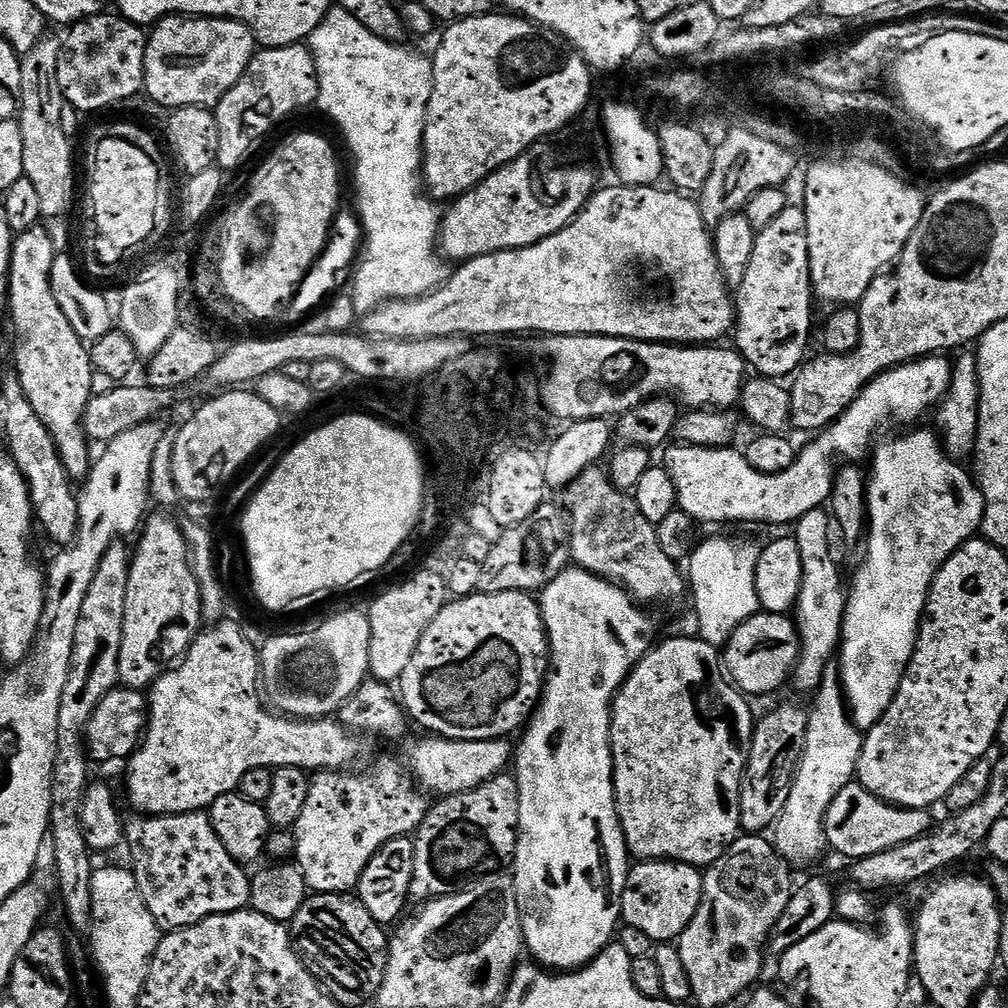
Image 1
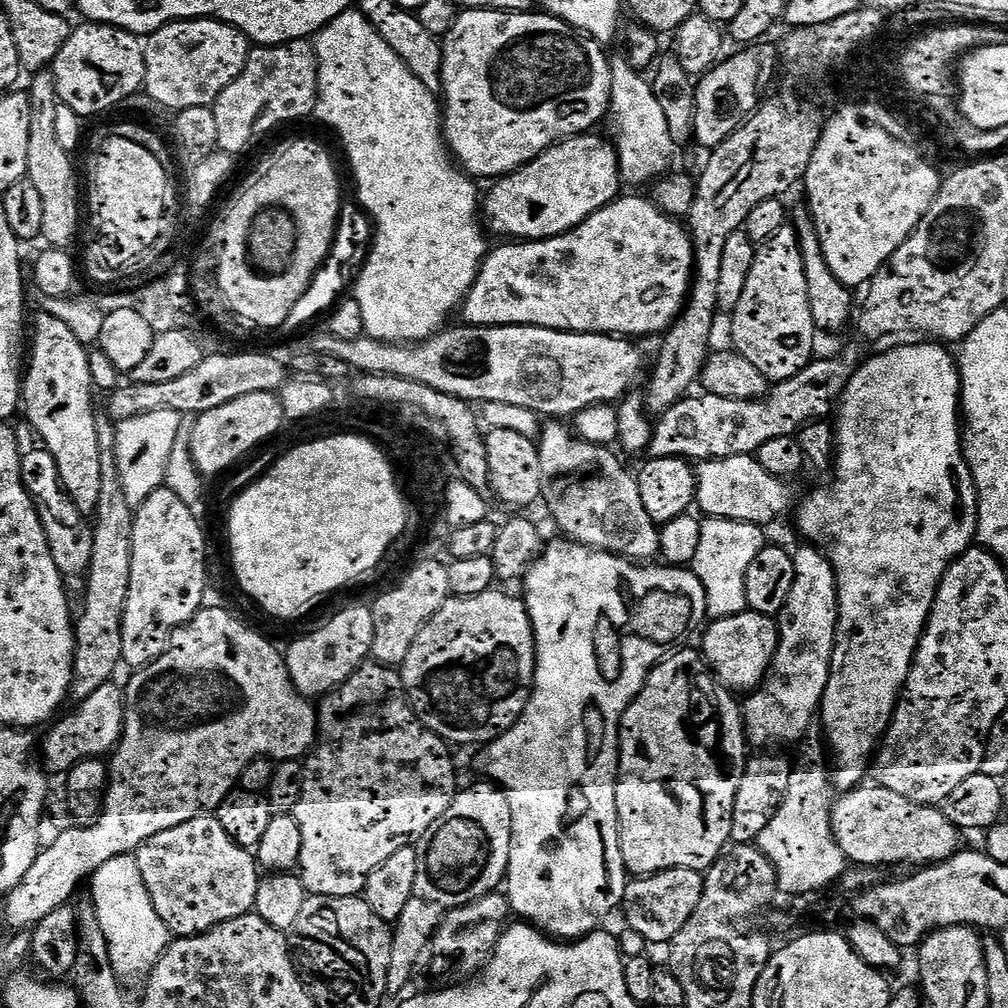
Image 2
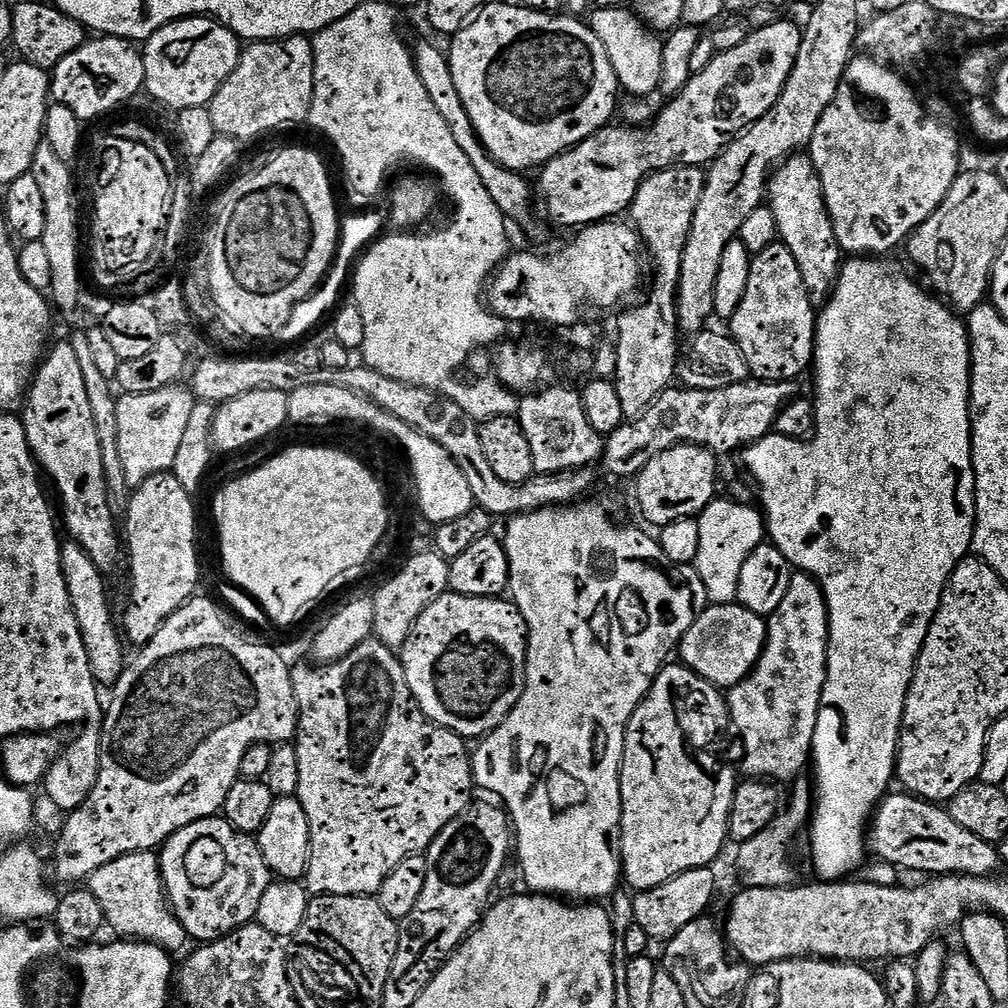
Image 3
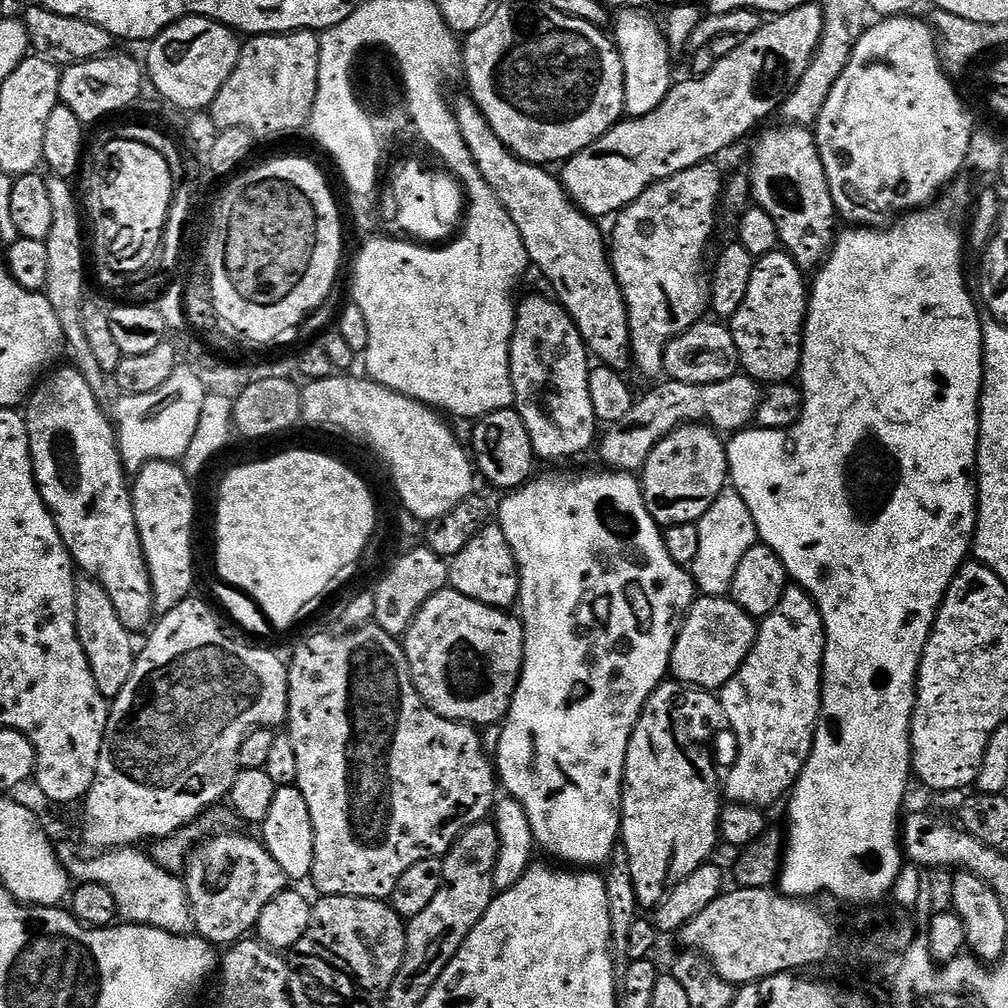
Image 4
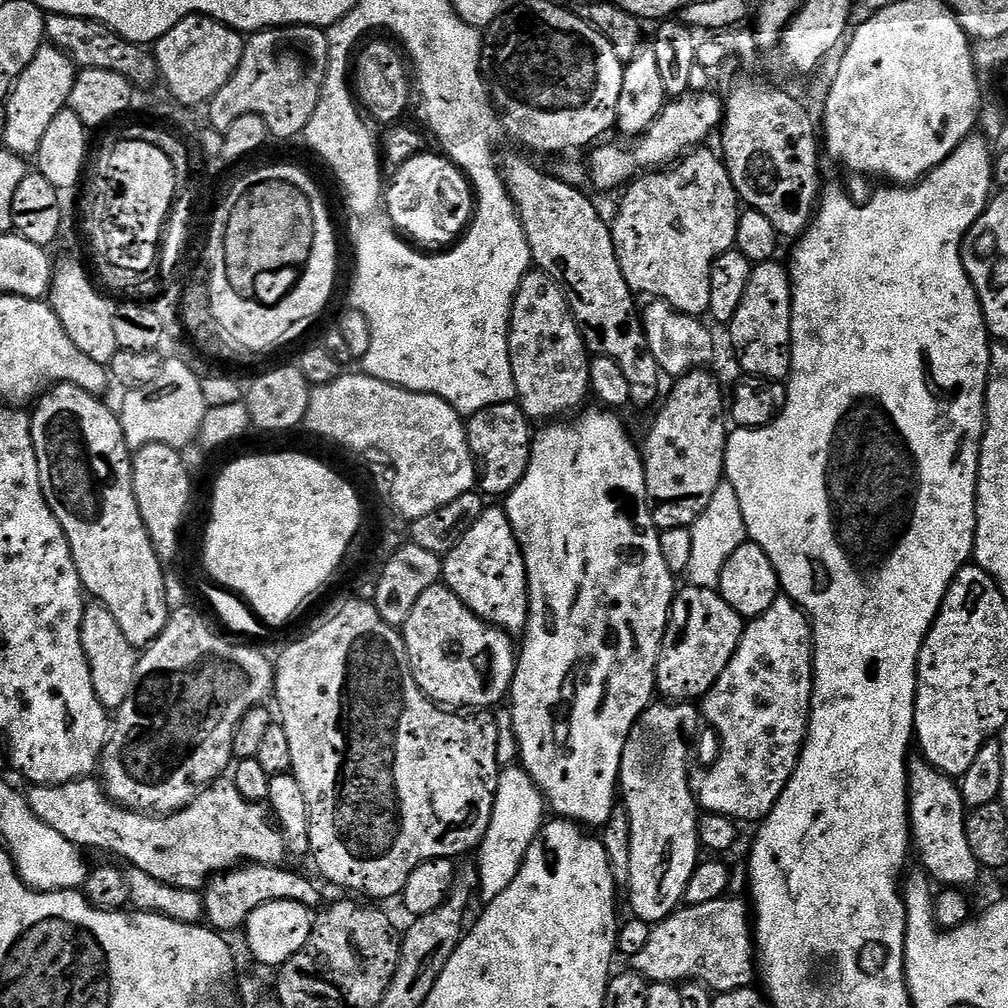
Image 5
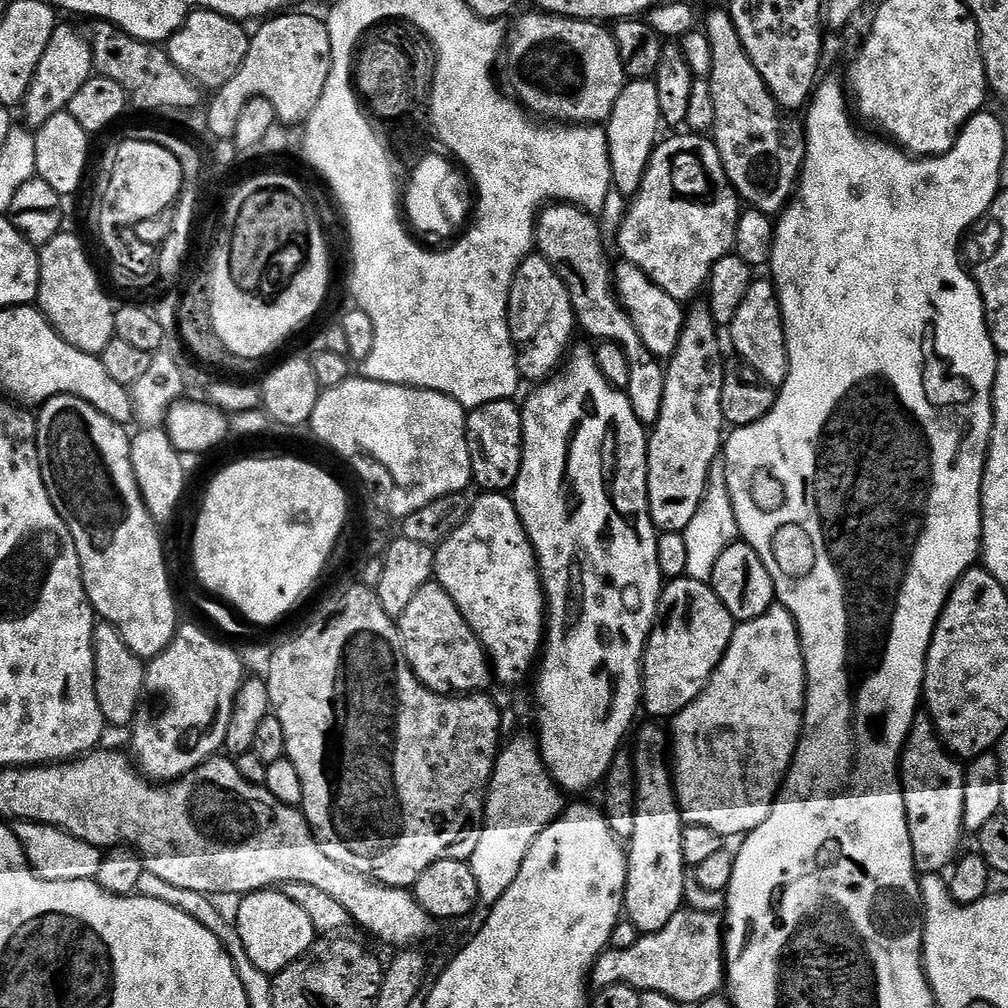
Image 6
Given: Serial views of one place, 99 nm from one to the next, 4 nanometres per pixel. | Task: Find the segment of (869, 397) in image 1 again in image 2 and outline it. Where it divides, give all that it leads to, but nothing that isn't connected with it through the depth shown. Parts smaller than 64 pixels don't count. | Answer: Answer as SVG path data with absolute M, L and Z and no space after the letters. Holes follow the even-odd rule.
M755 455L751 456L731 456L721 460L706 460L696 468L696 502L695 507L708 518L726 518L727 520L737 520L738 522L750 522L761 526L769 526L775 522L779 516L784 516L793 511L792 488L787 479L770 474L760 465L759 459Z

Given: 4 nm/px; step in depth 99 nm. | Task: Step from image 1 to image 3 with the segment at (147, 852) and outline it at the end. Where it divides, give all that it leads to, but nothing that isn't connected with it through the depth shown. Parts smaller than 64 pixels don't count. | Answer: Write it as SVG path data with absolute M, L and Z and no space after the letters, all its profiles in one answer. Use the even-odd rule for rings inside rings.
M223 818L199 820L165 840L158 852L164 894L173 914L182 922L189 937L196 942L211 942L229 936L234 930L253 923L262 903L262 894L274 883L274 875L268 868L262 850L249 833L240 832Z

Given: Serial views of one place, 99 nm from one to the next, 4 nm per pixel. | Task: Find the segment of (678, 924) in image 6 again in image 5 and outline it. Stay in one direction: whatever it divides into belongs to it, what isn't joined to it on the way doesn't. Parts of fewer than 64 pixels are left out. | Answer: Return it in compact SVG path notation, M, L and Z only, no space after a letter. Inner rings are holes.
M721 898L677 908L651 929L646 946L631 957L630 968L653 984L695 982L716 994L749 987L758 972L749 905L747 908L740 898Z

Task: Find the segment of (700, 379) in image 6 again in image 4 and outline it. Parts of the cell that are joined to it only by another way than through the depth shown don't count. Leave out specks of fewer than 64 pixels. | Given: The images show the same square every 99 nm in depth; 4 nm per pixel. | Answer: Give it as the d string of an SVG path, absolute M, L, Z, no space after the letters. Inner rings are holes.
M703 422L684 424L662 438L642 469L644 501L656 523L661 526L699 522L702 514L710 510L714 498L724 492L729 480L725 441L721 433Z

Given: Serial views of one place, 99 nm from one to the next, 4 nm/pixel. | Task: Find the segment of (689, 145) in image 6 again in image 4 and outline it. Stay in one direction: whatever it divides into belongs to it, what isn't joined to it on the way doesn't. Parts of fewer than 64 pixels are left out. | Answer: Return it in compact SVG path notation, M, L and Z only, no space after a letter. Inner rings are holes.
M705 162L682 170L678 174L674 174L670 178L660 180L657 184L651 184L647 190L638 197L633 203L626 208L620 209L615 217L616 225L612 228L612 236L610 232L610 259L612 261L612 269L616 275L616 280L620 284L620 289L624 295L624 301L628 307L628 325L630 326L630 342L632 343L631 363L644 376L661 375L664 372L664 351L666 346L674 338L678 338L686 330L690 330L695 324L701 323L703 312L707 313L710 308L710 292L706 287L706 276L700 271L704 268L704 251L708 248L708 243L712 240L712 235L716 232L716 211L719 213L722 208L722 193L726 183L725 177L720 177L720 172L715 168L715 163Z

